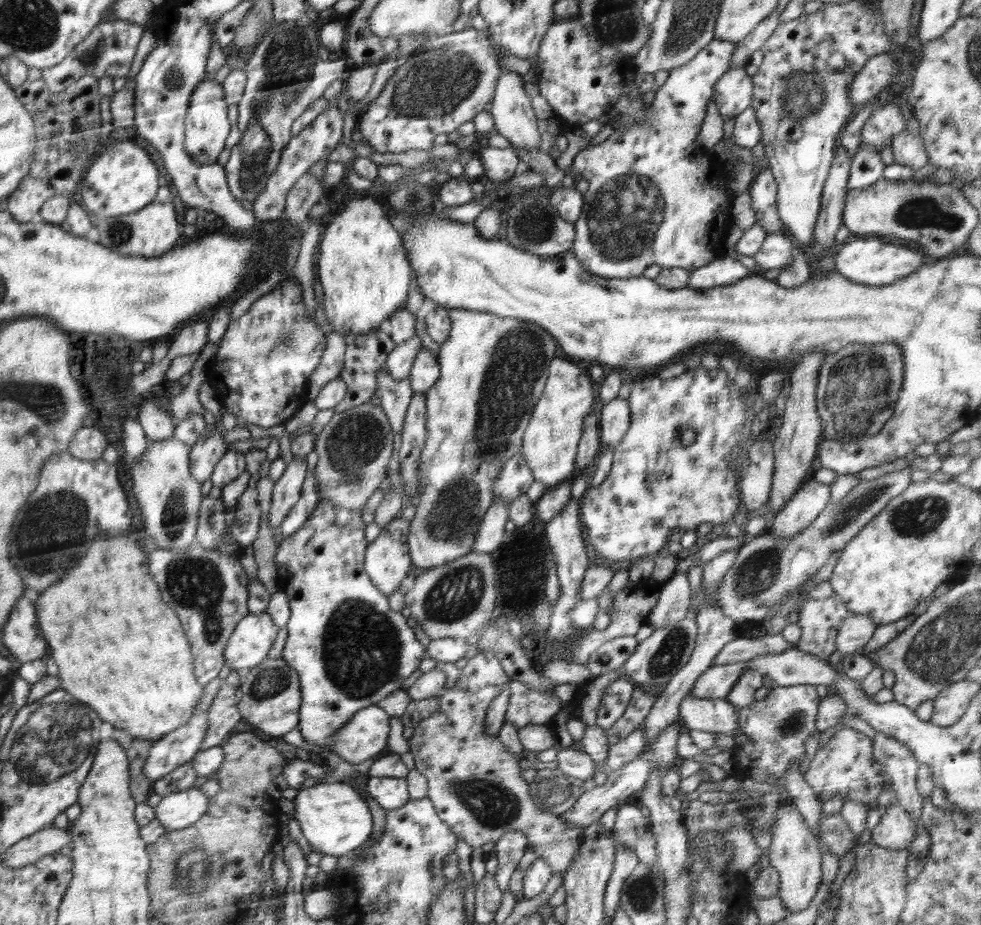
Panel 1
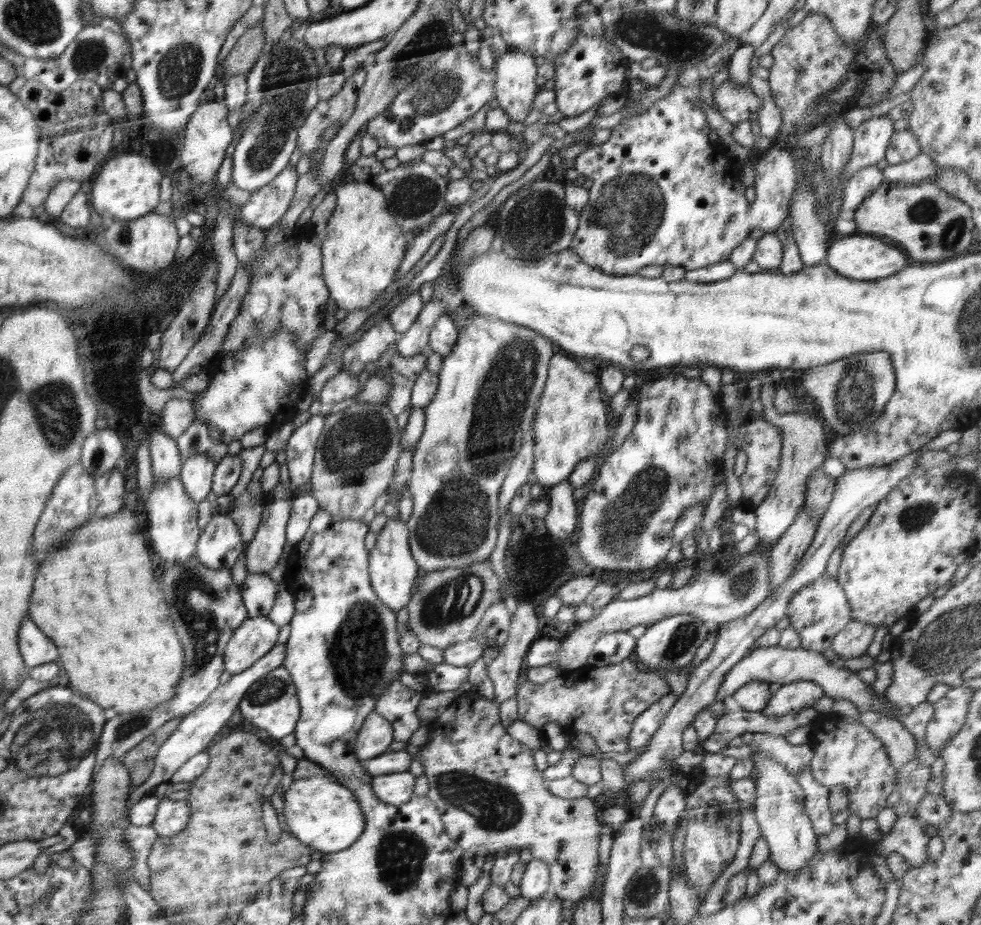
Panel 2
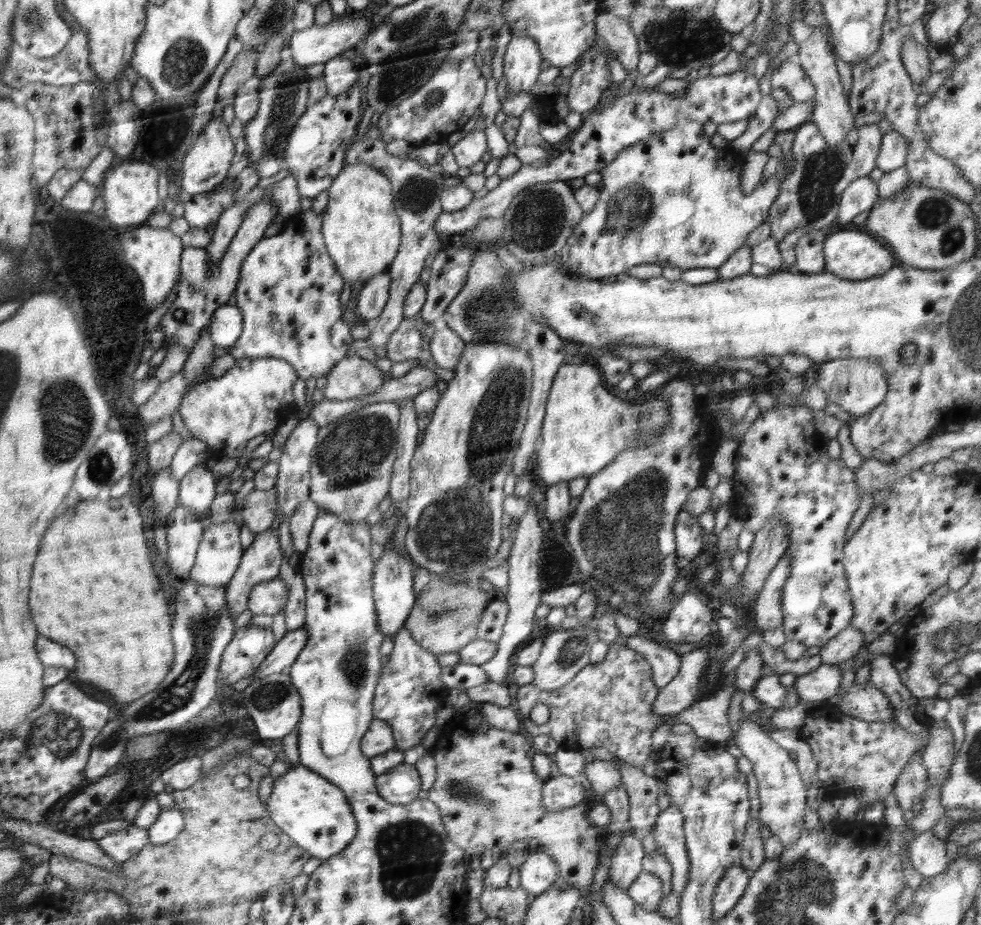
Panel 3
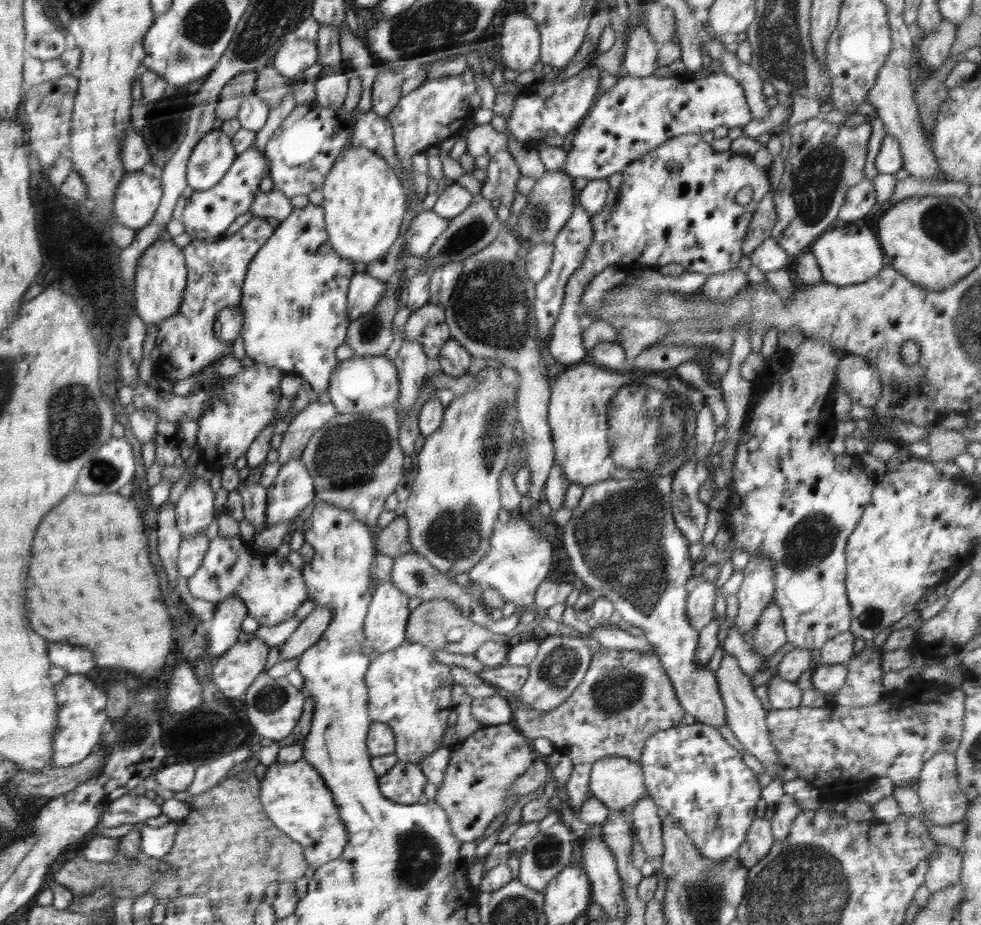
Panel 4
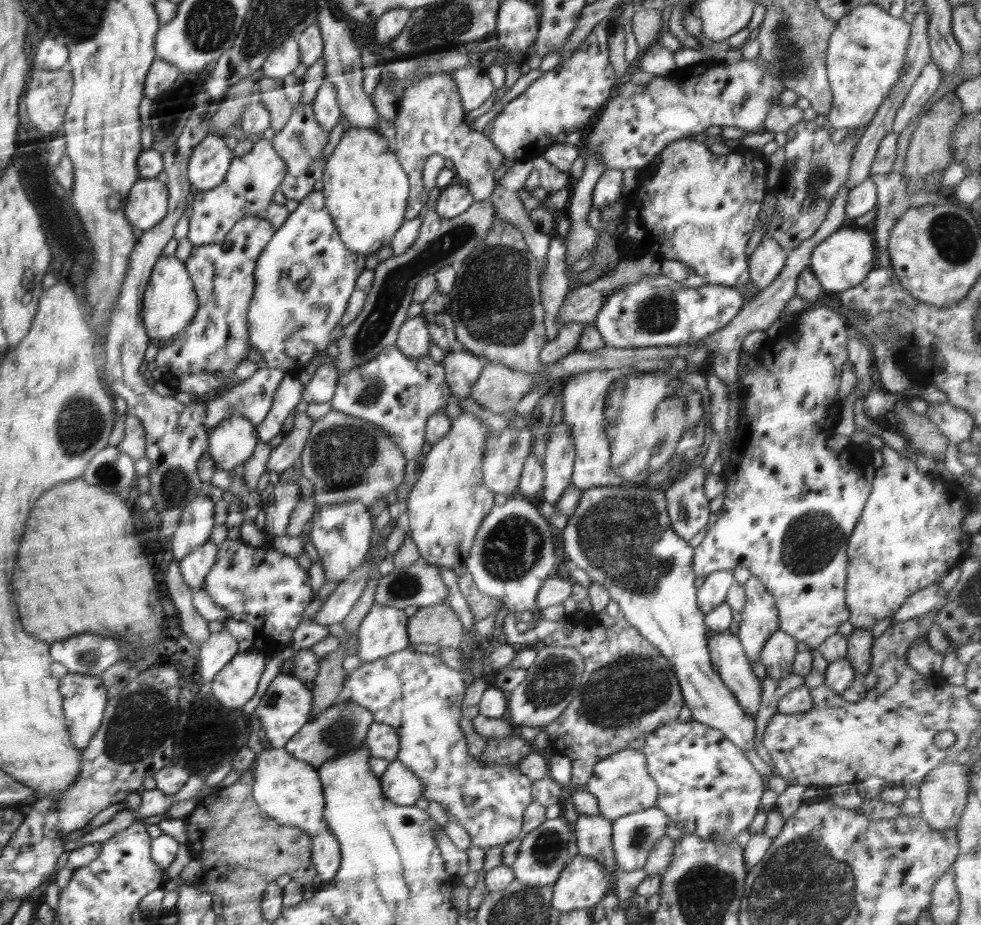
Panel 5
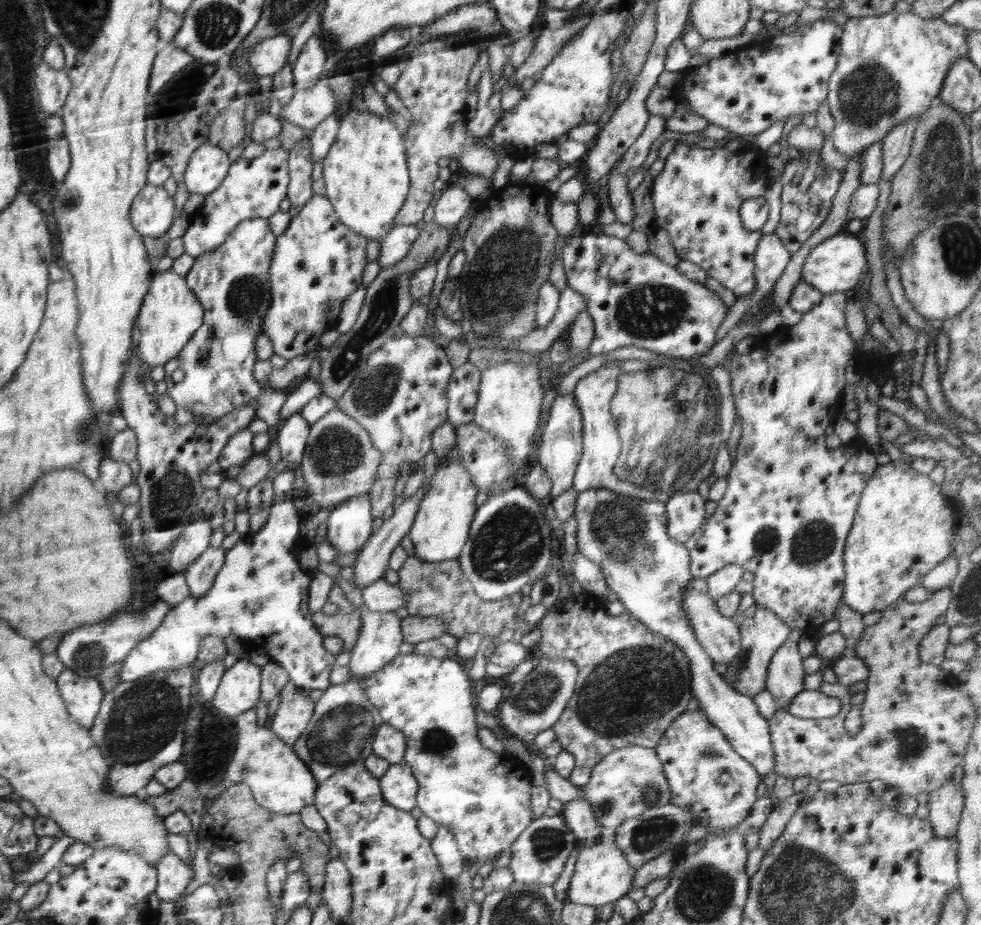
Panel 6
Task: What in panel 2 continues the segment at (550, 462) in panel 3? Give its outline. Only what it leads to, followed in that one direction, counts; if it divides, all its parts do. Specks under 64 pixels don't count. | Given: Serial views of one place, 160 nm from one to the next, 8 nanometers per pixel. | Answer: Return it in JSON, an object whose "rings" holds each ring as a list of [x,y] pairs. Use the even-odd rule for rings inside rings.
{"rings":[[[555,354],[533,420],[533,471],[531,478],[549,489],[566,481],[576,465],[588,457],[598,458],[610,439],[608,401],[600,391],[599,379],[585,372],[572,355]]]}

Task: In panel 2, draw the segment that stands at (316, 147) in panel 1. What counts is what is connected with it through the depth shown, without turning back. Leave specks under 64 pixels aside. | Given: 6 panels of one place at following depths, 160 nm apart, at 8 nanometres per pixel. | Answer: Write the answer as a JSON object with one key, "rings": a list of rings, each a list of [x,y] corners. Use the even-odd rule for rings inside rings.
{"rings":[[[288,165],[274,180],[252,193],[247,204],[240,208],[242,222],[262,230],[278,223],[294,199],[298,177],[298,171]]]}

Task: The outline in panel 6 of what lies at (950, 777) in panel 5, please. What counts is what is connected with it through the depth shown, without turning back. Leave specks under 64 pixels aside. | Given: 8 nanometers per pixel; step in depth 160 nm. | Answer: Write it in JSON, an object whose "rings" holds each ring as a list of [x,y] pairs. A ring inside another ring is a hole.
{"rings":[[[948,781],[929,793],[929,822],[938,838],[952,838],[958,832],[964,806],[961,783]]]}

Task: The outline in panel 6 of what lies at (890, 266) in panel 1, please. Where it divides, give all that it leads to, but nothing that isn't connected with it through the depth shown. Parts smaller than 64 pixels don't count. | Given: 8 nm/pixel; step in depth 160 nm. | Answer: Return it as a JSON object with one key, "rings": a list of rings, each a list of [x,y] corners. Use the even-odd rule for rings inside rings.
{"rings":[[[847,231],[838,232],[824,239],[824,242],[819,242],[811,248],[802,267],[801,280],[811,284],[823,295],[854,293],[864,278],[864,268],[868,266],[863,243],[860,235]]]}

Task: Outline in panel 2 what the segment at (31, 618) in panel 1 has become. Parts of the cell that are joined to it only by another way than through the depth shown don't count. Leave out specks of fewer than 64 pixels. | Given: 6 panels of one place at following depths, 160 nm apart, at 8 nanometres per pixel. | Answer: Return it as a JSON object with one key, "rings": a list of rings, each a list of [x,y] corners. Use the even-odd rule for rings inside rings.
{"rings":[[[28,617],[20,628],[20,651],[30,670],[39,664],[58,662],[62,654],[54,642],[38,630],[38,625]]]}

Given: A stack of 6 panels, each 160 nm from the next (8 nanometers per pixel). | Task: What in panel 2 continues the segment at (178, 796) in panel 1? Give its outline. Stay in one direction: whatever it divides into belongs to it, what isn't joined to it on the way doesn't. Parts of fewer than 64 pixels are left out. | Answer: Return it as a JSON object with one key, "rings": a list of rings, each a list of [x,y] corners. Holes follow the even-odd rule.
{"rings":[[[168,796],[159,800],[152,828],[158,838],[163,841],[182,832],[190,819],[190,807],[185,800],[171,800]]]}

